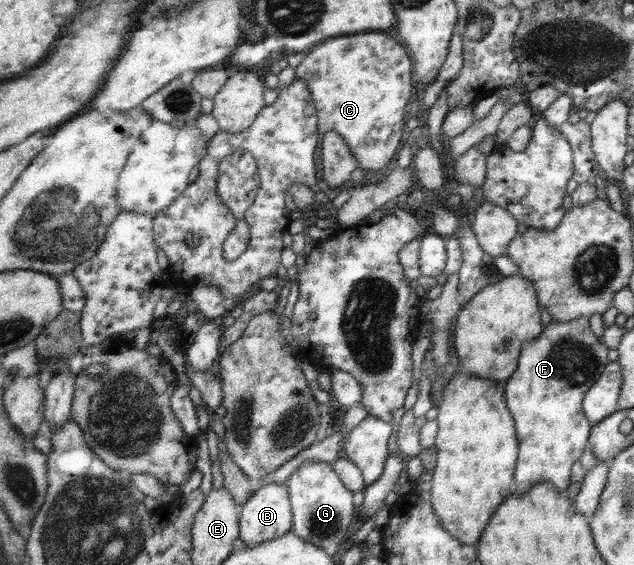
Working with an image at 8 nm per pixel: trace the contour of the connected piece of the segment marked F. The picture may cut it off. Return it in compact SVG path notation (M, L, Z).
M576 319L571 323L557 323L553 320L544 328L541 337L524 344L518 371L509 376L504 385L507 408L511 413L515 412L515 429L521 448L515 470L517 491L525 492L539 482L551 482L559 491L566 492L571 484L571 466L585 452L592 432L593 425L585 416L582 400L603 373L604 367L610 363L608 350L608 346L592 333L587 319Z

